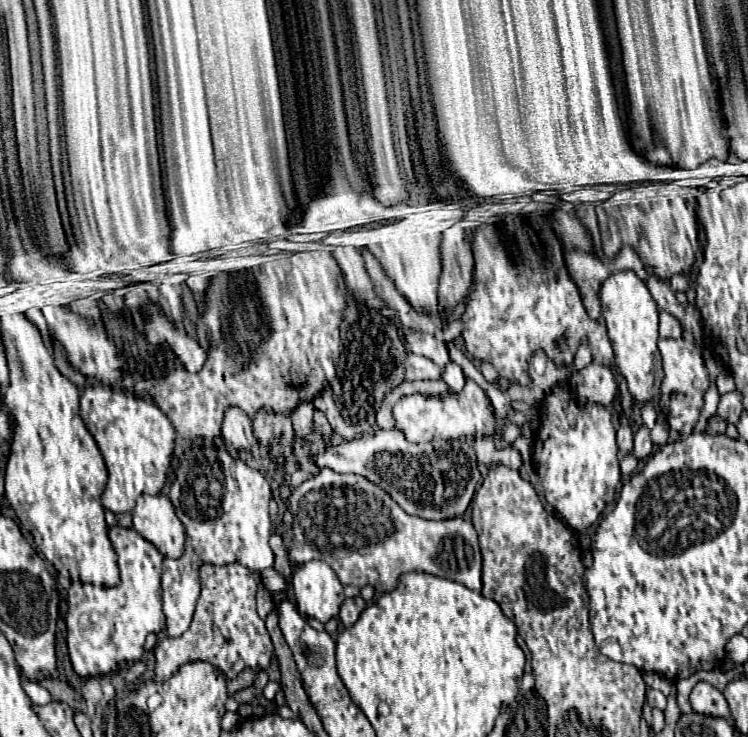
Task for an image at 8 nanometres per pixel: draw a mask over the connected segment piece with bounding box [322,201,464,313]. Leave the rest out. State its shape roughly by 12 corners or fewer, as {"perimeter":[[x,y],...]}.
{"perimeter":[[443,201],[404,219],[338,229],[360,243],[418,313],[438,309],[442,231],[464,217]]}

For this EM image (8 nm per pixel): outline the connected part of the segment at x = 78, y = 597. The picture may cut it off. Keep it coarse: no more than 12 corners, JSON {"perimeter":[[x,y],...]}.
{"perimeter":[[116,525],[118,587],[72,583],[68,653],[80,677],[140,661],[160,633],[164,555]]}

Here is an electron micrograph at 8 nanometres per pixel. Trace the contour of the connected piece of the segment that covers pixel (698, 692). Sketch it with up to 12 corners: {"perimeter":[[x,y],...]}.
{"perimeter":[[696,683],[690,703],[696,713],[730,717],[724,695]]}

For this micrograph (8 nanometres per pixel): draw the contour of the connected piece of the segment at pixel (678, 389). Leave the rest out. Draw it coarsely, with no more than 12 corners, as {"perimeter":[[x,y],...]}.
{"perimeter":[[660,339],[660,405],[690,435],[708,391],[692,339]]}

